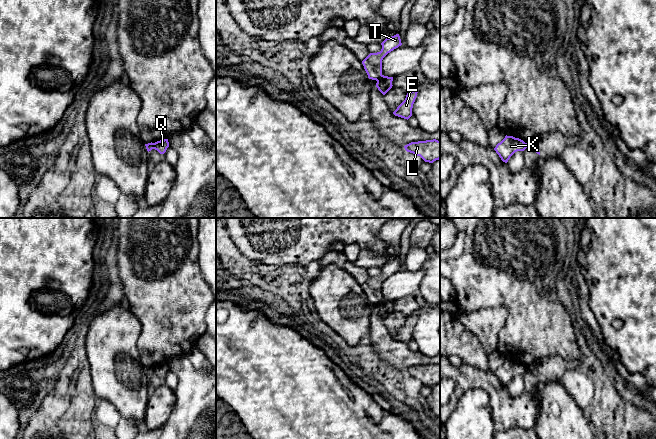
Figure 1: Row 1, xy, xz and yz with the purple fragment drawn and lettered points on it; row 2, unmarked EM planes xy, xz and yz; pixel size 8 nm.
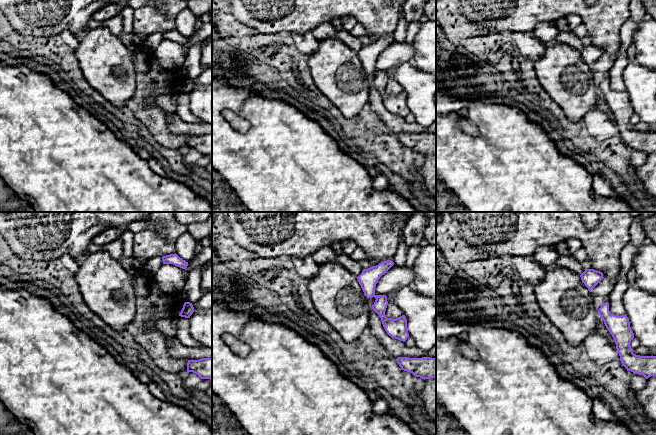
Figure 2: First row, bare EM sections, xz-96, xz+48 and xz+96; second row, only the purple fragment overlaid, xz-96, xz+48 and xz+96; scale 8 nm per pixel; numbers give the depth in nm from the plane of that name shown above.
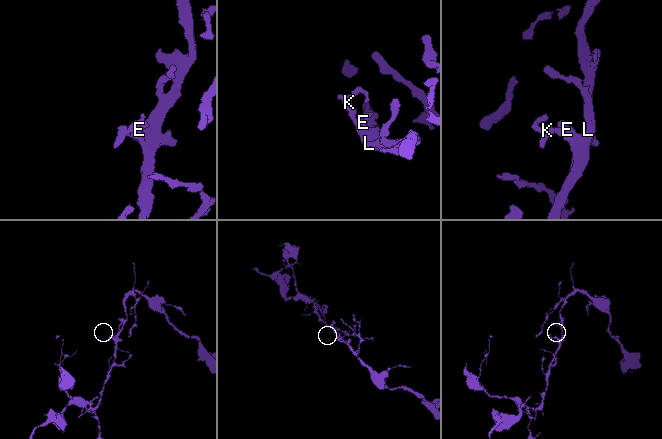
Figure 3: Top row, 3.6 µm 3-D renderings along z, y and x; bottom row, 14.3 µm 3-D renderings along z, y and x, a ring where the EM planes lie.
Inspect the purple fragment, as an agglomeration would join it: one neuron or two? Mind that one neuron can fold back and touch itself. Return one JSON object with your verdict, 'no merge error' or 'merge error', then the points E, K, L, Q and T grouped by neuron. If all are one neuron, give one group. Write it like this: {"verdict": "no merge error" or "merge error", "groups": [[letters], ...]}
{"verdict": "merge error", "groups": [["E", "L", "Q"], ["K", "T"]]}

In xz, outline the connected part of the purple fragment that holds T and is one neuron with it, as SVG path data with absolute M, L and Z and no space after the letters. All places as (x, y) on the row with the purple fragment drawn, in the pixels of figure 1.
M399 34L386 38L382 43L382 49L377 53L370 53L362 64L369 79L378 80L382 76L382 60L383 58L402 45Z

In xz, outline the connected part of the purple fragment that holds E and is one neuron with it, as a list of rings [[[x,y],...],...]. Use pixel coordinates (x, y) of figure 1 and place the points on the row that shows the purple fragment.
[[[417,89],[407,93],[405,100],[397,107],[393,114],[408,120],[412,116],[412,108],[417,97],[417,93]]]

